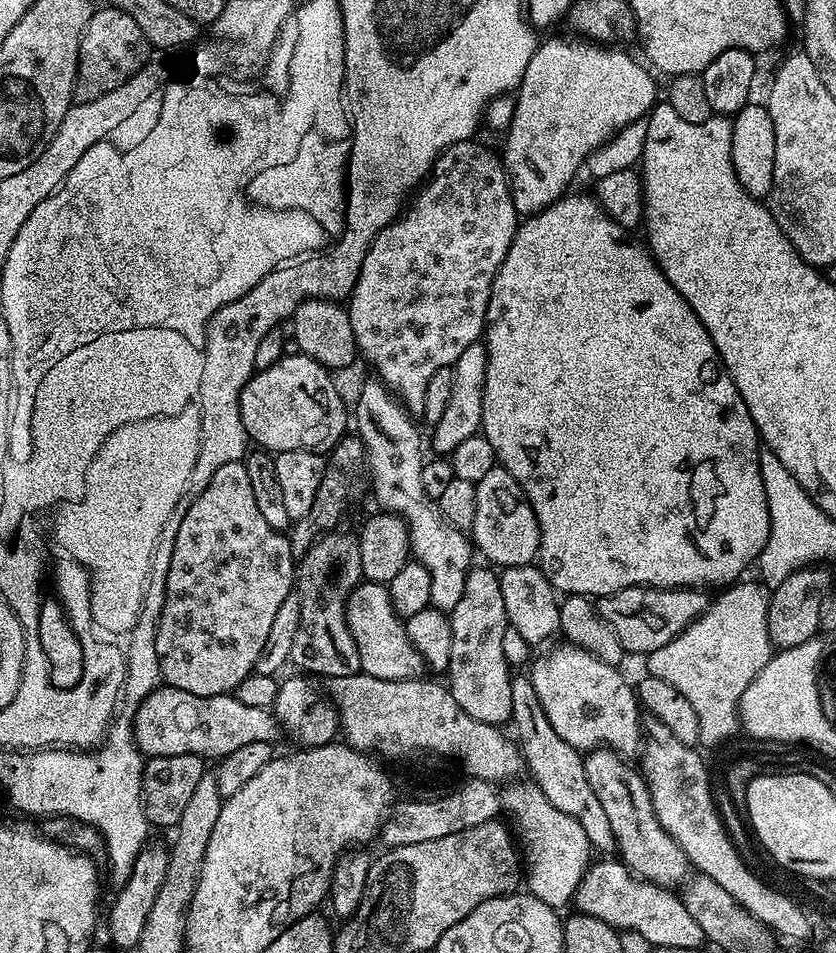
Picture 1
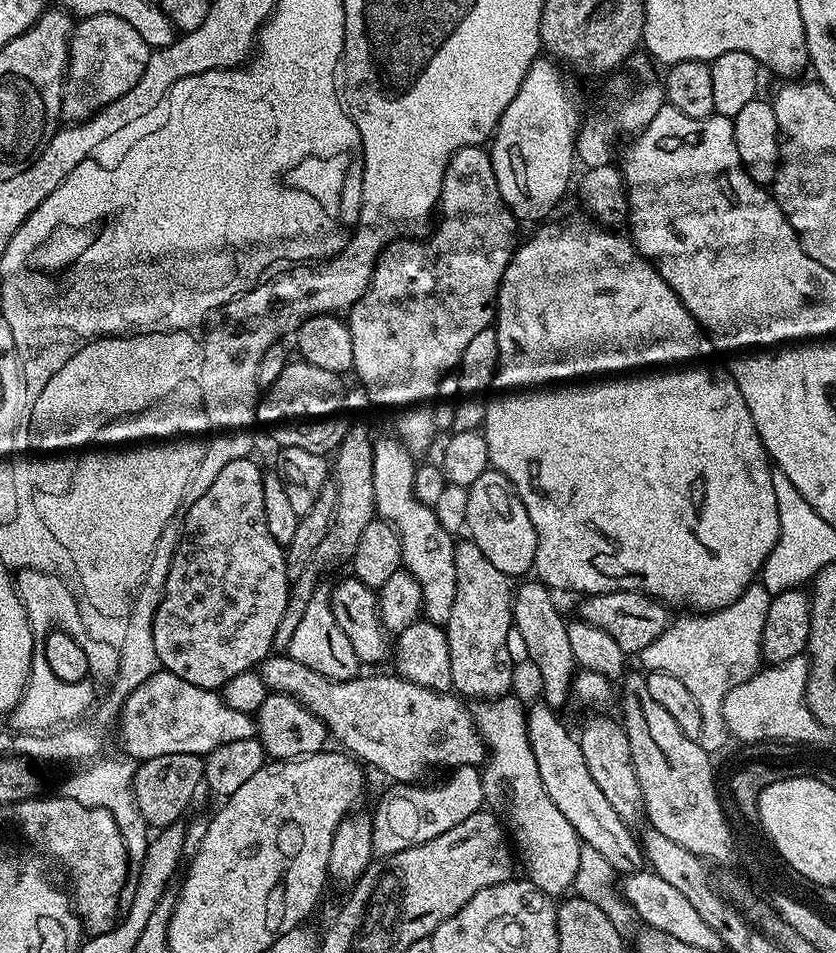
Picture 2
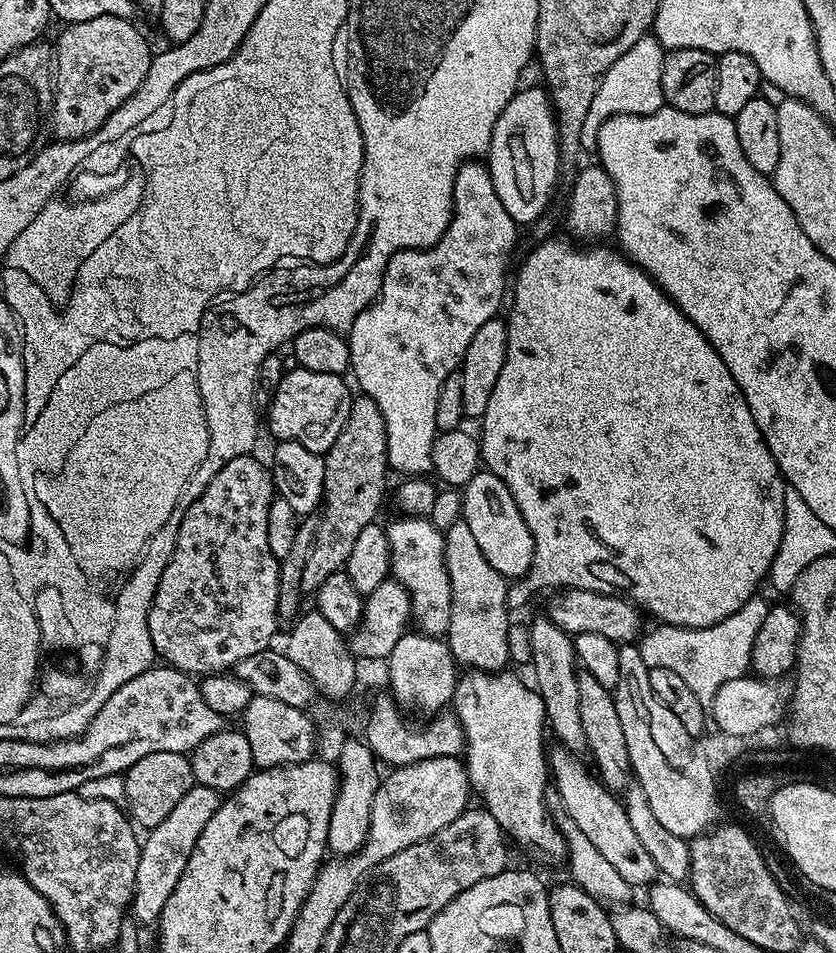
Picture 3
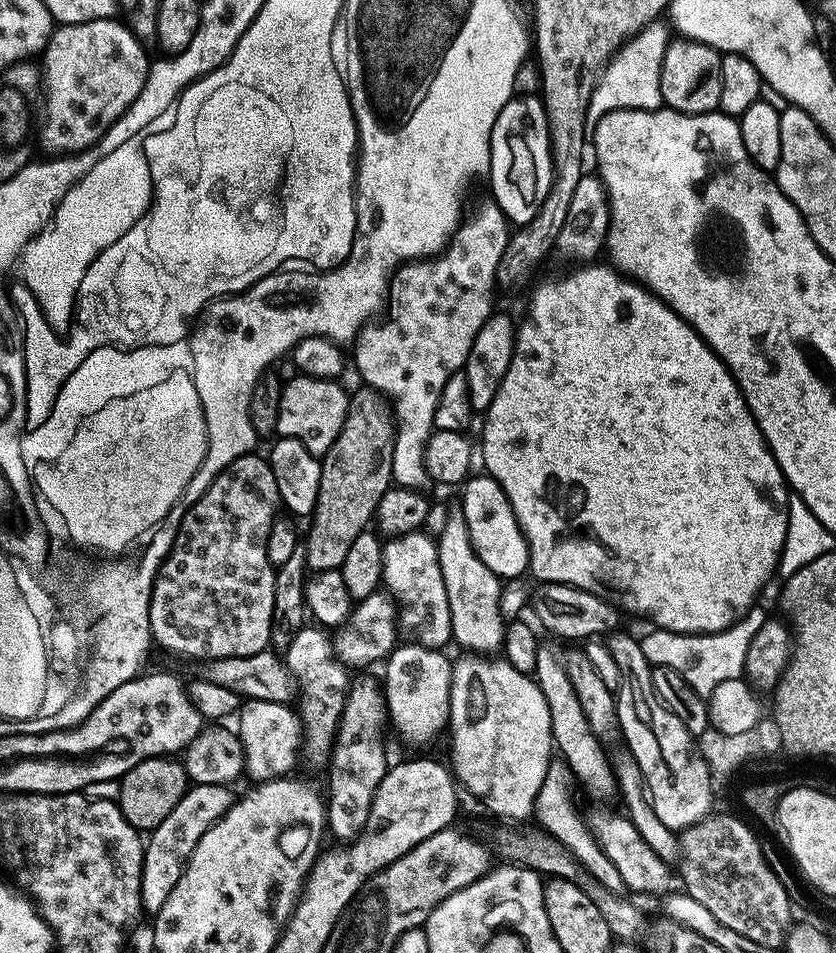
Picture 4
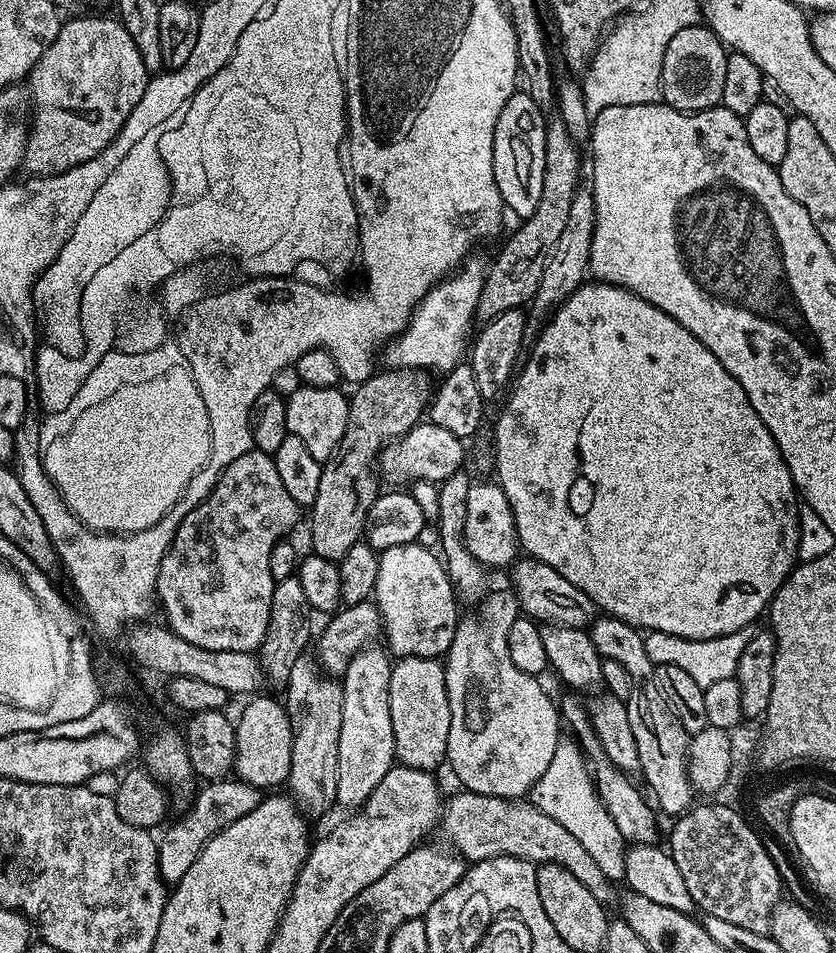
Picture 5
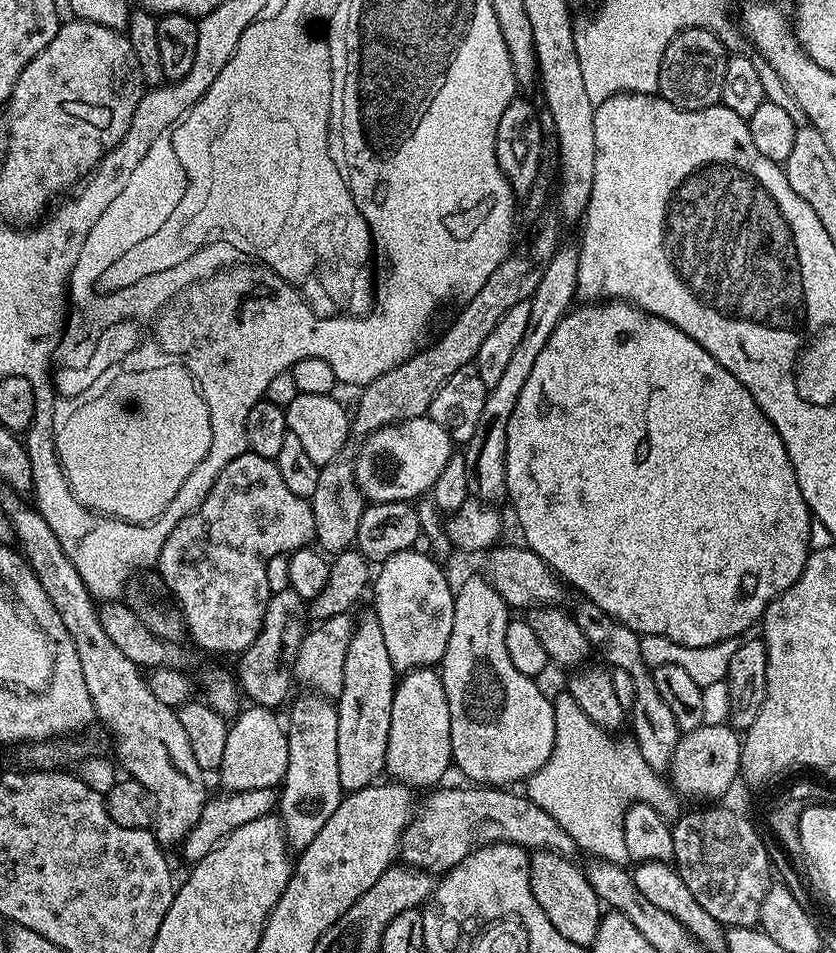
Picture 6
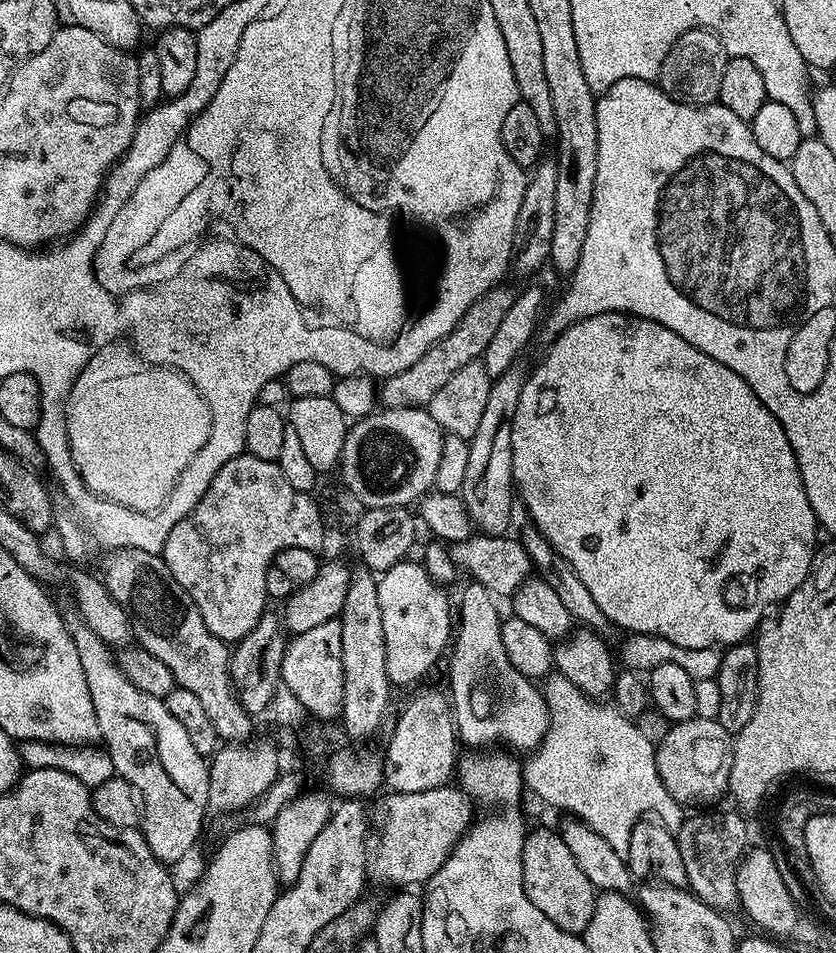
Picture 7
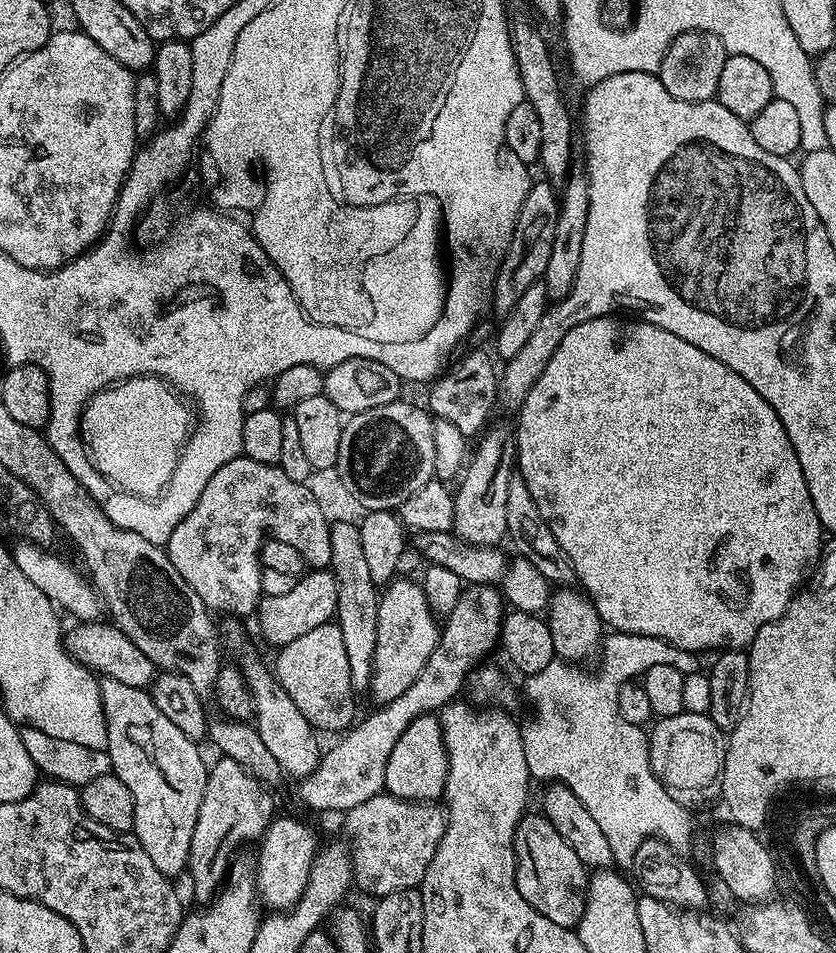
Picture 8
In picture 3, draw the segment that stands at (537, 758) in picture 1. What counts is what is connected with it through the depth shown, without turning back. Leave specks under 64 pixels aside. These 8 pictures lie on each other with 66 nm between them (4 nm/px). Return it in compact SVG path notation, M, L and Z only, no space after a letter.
M556 746L550 752L550 776L554 782L556 779L556 792L568 811L565 812L567 817L586 834L586 838L590 838L590 842L594 842L598 854L602 854L602 858L606 858L606 862L610 862L610 866L614 866L614 870L618 870L618 874L622 874L628 884L651 885L658 876L654 858L650 856L646 846L642 846L638 834L634 834L634 826L630 826L630 818L623 803L608 791L590 771L589 765L584 765L580 759L577 753L570 752L563 746Z

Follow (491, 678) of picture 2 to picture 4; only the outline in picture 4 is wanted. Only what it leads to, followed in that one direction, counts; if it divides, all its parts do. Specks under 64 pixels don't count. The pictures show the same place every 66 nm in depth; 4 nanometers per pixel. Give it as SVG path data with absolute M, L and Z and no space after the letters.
M454 506L448 508L446 514L446 526L442 534L437 536L436 553L438 554L438 566L442 570L442 582L446 582L446 599L450 602L450 622L452 623L452 640L460 643L464 650L475 650L480 654L490 654L499 649L504 642L504 629L506 621L499 610L499 596L502 581L499 576L478 558L474 546L470 542L470 530L466 526L463 507Z

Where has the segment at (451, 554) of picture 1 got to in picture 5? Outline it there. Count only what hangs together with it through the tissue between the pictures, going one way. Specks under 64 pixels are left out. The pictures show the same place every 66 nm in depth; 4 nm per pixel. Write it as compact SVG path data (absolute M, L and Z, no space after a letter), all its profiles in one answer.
M418 543L390 546L390 550L379 553L379 557L374 603L380 612L382 640L385 640L383 643L387 651L396 658L402 656L443 657L454 640L458 621L458 614L456 614L458 597L452 588L448 572L444 569L443 559L433 549L423 548Z

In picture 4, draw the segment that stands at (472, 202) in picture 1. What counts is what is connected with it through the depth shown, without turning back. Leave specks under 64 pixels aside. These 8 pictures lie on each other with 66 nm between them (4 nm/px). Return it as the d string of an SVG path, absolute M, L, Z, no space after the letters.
M494 202L481 210L477 216L463 221L457 228L452 242L439 256L408 262L395 273L390 286L390 300L396 305L392 308L392 317L381 324L369 322L361 328L354 341L356 348L356 372L367 387L376 389L385 397L394 400L394 419L396 421L396 441L392 451L392 478L399 487L415 492L431 493L434 488L432 475L424 465L424 447L434 431L434 410L438 410L438 398L442 386L454 373L463 369L468 361L470 346L478 330L493 315L492 291L497 291L496 271L498 262L508 245L510 223L504 211Z

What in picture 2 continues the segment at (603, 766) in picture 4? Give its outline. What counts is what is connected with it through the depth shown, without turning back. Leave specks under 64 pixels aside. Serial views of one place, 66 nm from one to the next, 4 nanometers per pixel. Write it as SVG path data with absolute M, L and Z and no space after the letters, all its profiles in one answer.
M536 578L525 579L521 584L524 585L515 589L512 598L512 622L526 642L528 660L536 663L540 688L544 691L543 703L553 710L560 710L568 696L570 700L573 695L574 677L578 672L574 653L570 651L570 637L566 635L568 620L560 617L560 612L552 601L553 593L547 584L540 583Z

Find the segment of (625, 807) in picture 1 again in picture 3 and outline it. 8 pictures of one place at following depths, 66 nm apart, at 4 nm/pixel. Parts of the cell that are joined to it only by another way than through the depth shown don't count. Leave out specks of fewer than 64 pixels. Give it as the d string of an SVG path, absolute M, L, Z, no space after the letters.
M585 670L577 671L578 702L582 709L582 726L588 742L587 751L592 752L591 763L609 792L620 794L630 783L632 763L626 750L626 734L622 734L622 722L618 722L615 695L594 674Z

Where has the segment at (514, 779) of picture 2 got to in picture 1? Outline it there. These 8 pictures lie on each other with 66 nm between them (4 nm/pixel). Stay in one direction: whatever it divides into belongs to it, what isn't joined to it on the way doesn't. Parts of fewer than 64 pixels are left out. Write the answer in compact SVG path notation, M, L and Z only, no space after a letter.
M522 781L509 783L507 789L501 791L501 805L506 814L512 815L512 828L524 861L526 886L540 901L562 910L573 901L581 878L590 866L592 847L576 819L558 810L535 781Z

